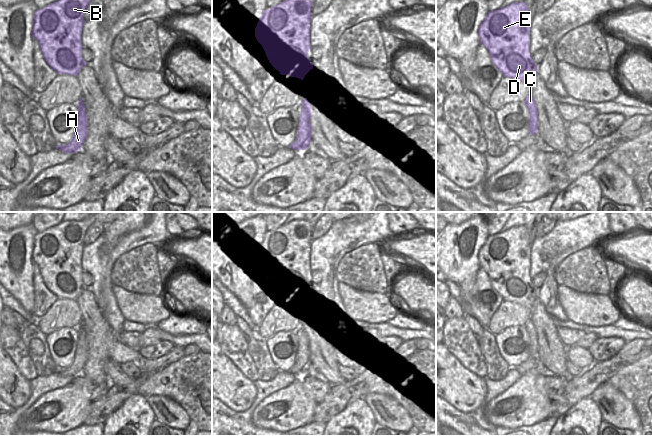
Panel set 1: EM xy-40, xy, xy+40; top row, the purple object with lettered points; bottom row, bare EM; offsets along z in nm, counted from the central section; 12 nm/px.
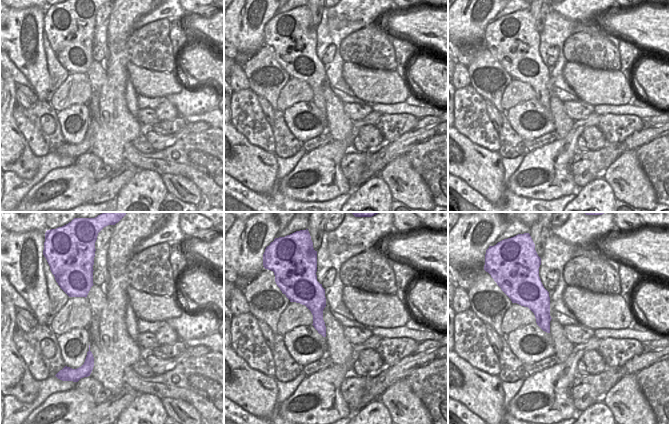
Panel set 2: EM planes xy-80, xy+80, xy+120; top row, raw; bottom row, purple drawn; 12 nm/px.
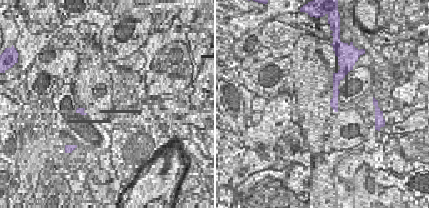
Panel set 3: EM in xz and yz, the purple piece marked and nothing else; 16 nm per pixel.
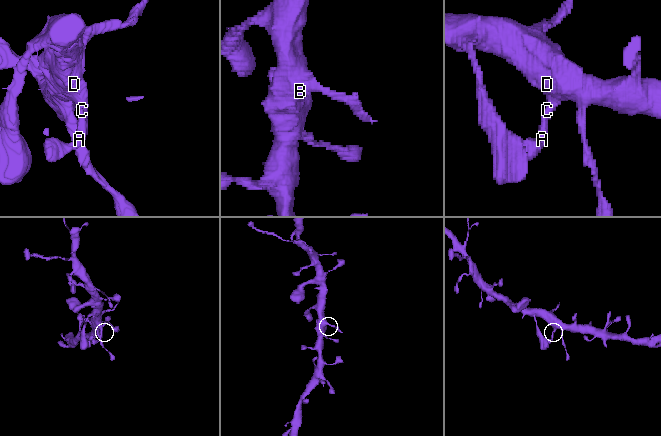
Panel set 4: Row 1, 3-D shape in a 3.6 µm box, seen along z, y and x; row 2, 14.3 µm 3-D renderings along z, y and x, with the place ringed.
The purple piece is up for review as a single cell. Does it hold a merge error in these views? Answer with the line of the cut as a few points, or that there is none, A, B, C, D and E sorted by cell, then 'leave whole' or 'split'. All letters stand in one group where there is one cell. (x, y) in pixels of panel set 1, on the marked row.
no cut | A B C D E | leave whole

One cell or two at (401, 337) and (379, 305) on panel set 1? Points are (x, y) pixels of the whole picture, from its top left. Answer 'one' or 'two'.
two

